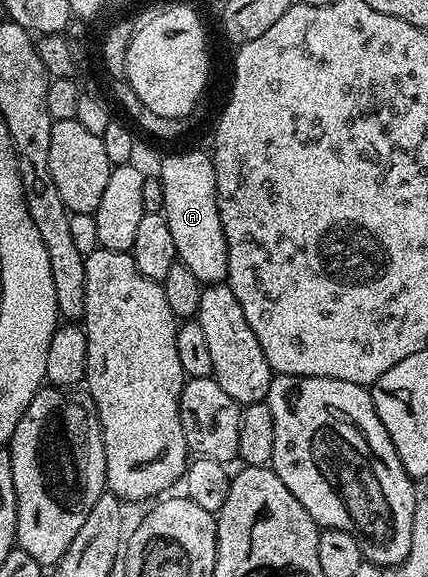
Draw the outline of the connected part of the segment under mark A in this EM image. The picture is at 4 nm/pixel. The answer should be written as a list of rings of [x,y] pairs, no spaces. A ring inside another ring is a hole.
[[[175,152],[164,158],[157,175],[165,190],[162,213],[173,233],[178,263],[189,266],[190,272],[204,286],[224,283],[227,279],[227,243],[217,206],[214,159],[203,152]]]

